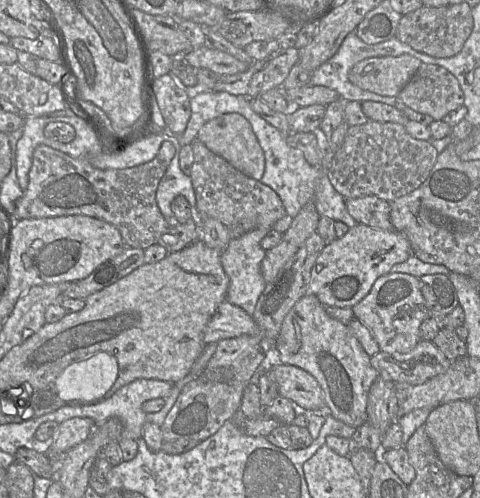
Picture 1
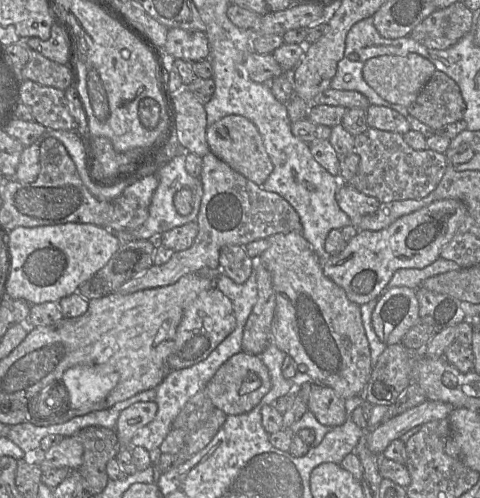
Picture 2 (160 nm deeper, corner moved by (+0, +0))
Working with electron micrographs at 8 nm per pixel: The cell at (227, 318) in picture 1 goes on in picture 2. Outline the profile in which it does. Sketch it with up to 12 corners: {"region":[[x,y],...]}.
{"region":[[217,287],[186,307],[168,370],[203,360],[235,329]]}

